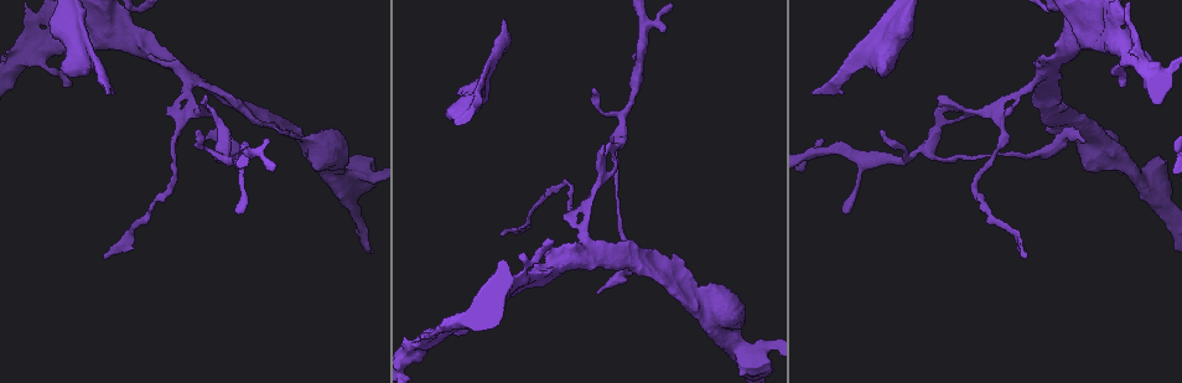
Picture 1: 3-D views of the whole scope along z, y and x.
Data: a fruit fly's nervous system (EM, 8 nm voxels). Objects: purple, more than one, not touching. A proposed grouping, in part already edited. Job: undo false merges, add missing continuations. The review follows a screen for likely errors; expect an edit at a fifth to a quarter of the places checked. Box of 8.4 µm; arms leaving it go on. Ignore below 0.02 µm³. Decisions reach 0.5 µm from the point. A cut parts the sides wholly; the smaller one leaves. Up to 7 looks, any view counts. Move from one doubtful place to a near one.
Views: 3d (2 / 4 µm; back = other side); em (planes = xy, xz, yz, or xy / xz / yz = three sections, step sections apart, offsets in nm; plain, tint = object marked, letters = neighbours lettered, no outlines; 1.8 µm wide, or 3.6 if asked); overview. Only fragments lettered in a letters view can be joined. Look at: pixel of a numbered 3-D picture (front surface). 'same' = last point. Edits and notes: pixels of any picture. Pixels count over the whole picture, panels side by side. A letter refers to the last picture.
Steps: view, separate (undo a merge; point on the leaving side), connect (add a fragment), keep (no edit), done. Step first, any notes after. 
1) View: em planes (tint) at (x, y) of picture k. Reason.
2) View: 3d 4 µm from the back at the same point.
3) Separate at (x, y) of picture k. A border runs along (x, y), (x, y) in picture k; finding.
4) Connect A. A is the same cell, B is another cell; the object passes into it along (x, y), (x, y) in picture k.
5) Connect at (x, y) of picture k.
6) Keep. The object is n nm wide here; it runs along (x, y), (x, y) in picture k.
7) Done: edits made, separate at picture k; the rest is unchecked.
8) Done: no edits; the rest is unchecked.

View: 3d 2 µm from the back at (1082, 41) of picture 1. Sharp bend.

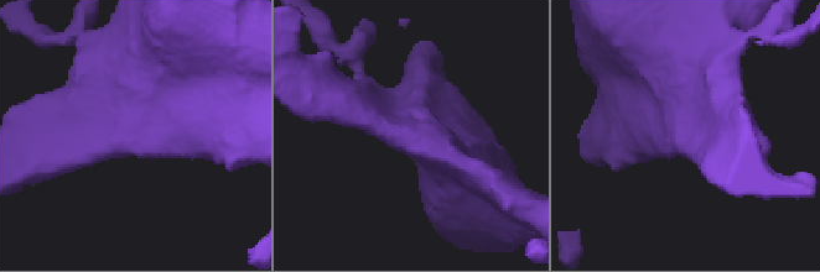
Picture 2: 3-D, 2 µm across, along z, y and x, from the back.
View: em planes (letters) at (138, 130) of picture 2. Shape alone is not enough.

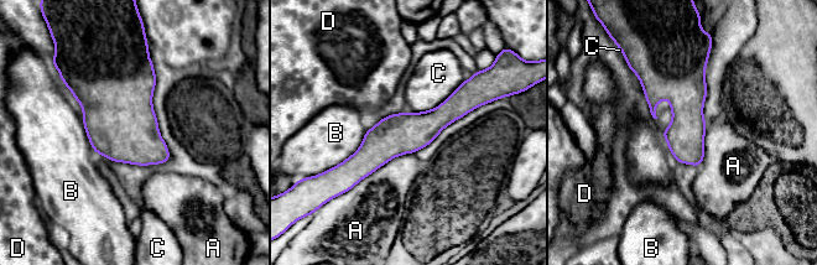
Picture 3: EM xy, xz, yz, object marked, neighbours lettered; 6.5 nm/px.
Keep. The longest contact is with A, 500 nm; A, B, C and D are other cells; continuous, no second neuron.

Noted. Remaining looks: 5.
View: em xz step 16 (tint) at (458, 112) of picture 1. Sharp bend.

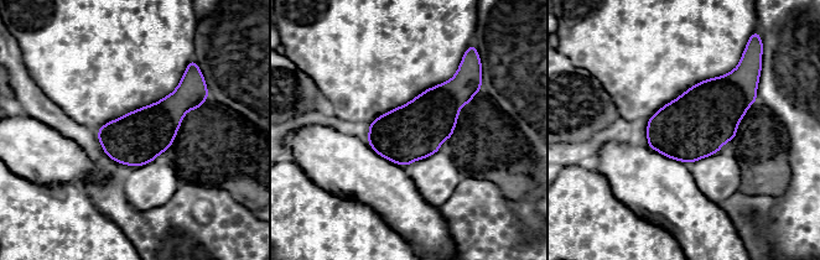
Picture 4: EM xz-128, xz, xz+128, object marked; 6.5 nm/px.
View: em planes (letters) at the same point. Cut it another way.

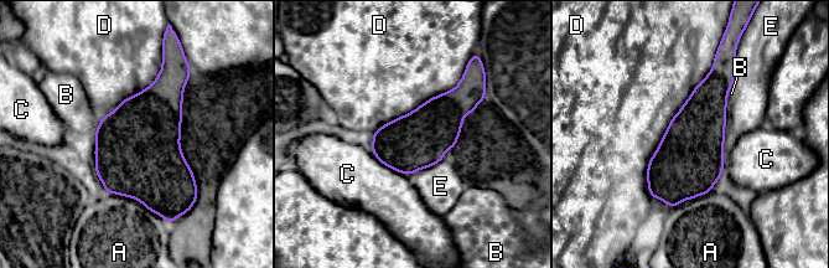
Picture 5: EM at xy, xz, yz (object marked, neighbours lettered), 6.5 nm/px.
Keep. The object is 380 nm wide here; A, B, C, D and E are other cells; a border runs along (715, 56), (649, 160), (652, 199) in picture 5; one neuron here.

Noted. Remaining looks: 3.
View: em xz step 8 (letters) at (332, 181) of picture 1. A fork.

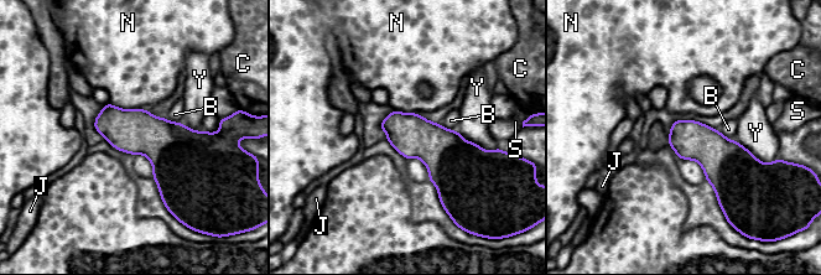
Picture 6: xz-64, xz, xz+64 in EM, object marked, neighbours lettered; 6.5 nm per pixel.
Keep. The object is 260 nm wide here; B, C, J, N, S and Y are other cells; one neuron here.

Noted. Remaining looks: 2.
Done: no edits; the rest is unchecked.

